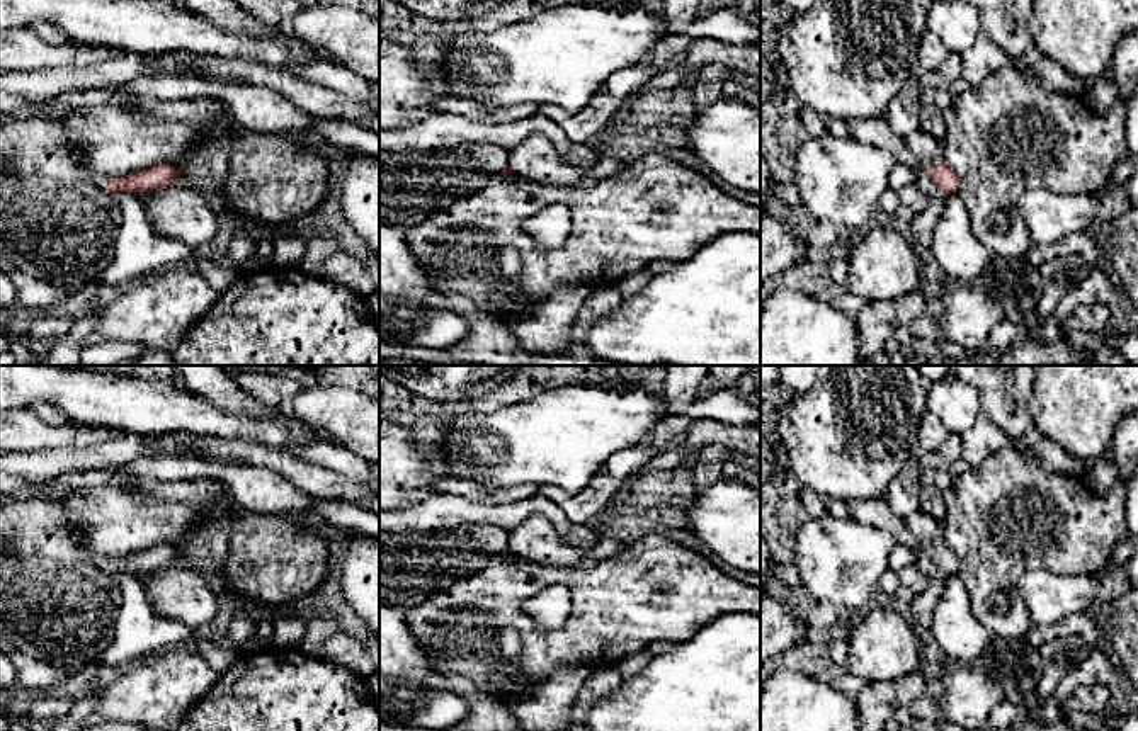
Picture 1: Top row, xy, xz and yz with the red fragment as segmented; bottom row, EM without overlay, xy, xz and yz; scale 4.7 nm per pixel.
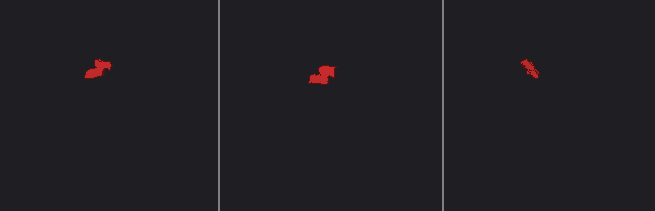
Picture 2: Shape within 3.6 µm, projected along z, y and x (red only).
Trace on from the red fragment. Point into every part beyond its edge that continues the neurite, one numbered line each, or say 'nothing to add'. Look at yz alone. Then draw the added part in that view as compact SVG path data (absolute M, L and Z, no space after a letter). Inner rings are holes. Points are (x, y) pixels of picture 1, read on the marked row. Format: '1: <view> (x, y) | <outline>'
1: yz (929, 150) | M920 129L910 134L905 141L924 170L944 160L942 138L934 138L929 133Z

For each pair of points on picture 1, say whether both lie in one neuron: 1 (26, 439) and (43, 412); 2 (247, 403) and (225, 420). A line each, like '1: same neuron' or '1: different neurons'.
1: different neurons
2: different neurons

